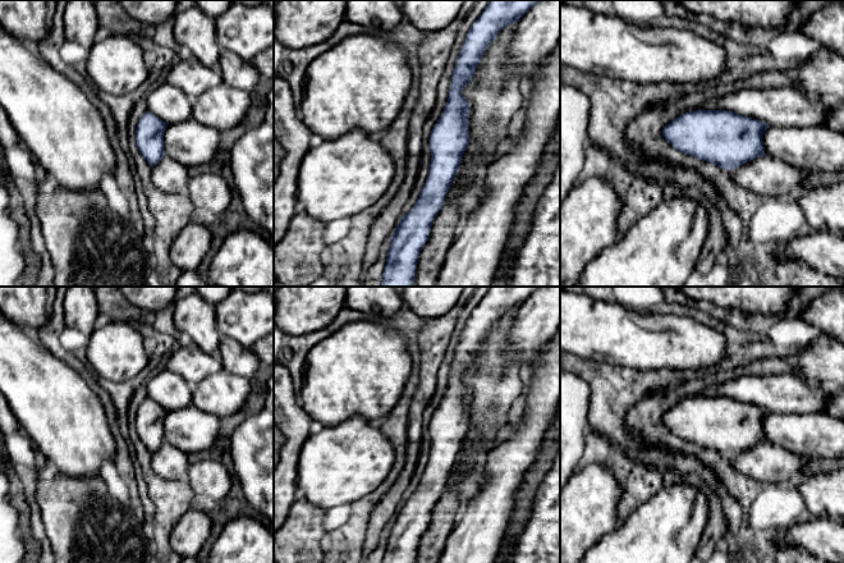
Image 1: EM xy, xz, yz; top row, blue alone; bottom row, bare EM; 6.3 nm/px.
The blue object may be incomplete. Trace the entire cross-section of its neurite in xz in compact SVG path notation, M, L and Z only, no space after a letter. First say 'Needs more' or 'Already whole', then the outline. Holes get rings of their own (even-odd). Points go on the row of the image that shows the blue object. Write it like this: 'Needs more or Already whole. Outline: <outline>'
Already whole. Outline: M490 0L471 26L451 74L446 106L430 136L432 159L427 180L416 205L400 219L391 237L381 287L413 287L419 252L428 241L432 223L469 145L471 105L462 90L472 82L483 52L499 32L519 22L538 1Z

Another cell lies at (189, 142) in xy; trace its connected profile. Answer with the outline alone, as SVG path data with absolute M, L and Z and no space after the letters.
M193 118L168 124L164 133L164 152L185 168L207 164L219 152L221 132Z

